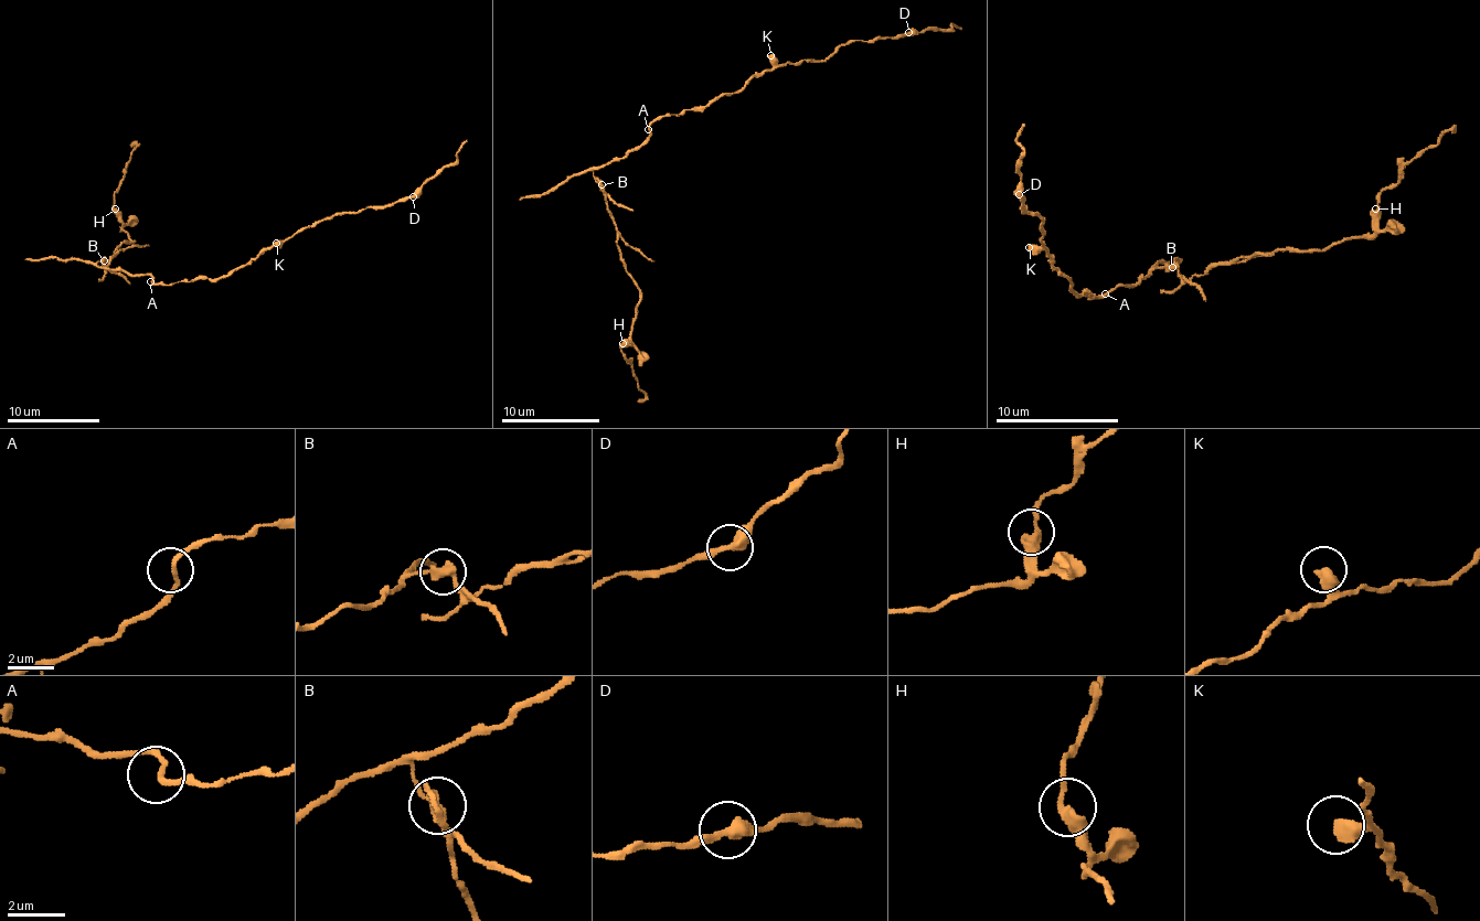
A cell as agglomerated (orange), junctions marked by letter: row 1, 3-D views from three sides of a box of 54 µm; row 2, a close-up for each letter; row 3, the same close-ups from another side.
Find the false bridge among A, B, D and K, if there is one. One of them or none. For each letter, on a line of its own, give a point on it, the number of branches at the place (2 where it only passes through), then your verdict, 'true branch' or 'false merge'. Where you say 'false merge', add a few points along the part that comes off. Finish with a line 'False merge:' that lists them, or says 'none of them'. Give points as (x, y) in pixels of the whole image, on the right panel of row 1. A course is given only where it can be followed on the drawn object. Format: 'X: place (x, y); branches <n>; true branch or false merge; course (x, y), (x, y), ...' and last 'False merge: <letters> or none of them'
A: place (1105, 293); branches 2; true branch
B: place (1172, 267); branches 2; false merge; course (1171, 266), (1193, 279), (1227, 260), (1366, 237), (1381, 193), (1397, 182), (1401, 170), (1454, 130)
D: place (1019, 194); branches 2; true branch
K: place (1029, 247); branches 1; true branch
False merge: B

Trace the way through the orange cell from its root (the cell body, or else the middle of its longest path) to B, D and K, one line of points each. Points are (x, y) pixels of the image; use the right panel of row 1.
B: (1103, 293), (1108, 293), (1120, 285), (1137, 284), (1154, 269), (1171, 266)
D: (1103, 293), (1092, 298), (1069, 287), (1040, 242), (1044, 220), (1024, 212), (1019, 194)
K: (1103, 293), (1092, 298), (1083, 291), (1078, 295), (1044, 250), (1029, 247)

